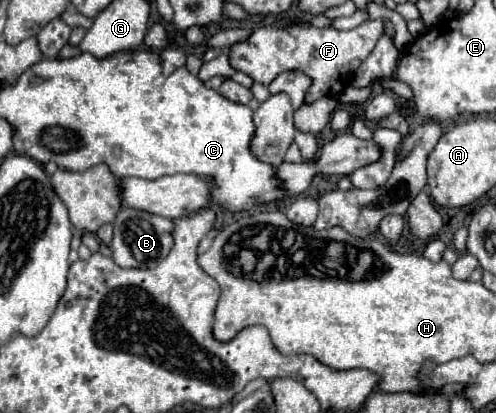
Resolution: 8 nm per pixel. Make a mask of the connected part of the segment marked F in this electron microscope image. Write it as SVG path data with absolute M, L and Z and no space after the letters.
M383 19L365 21L355 29L339 31L333 27L317 29L317 27L277 27L265 25L255 29L245 41L231 45L229 49L229 63L233 69L247 73L253 81L261 85L269 85L279 73L299 69L313 79L305 95L305 103L313 103L325 95L337 97L349 83L355 69L361 61L373 51L377 39L383 33Z

